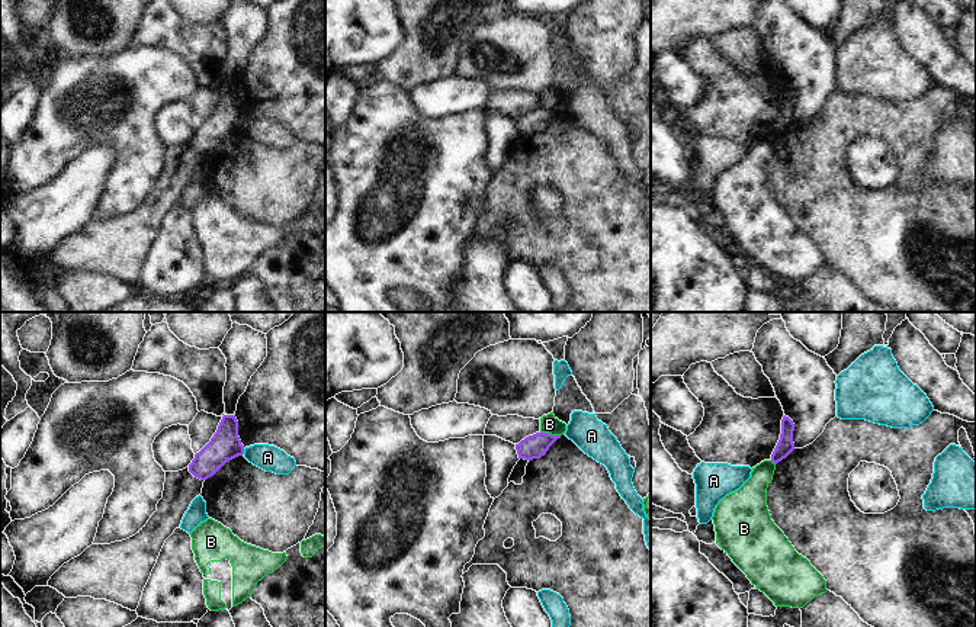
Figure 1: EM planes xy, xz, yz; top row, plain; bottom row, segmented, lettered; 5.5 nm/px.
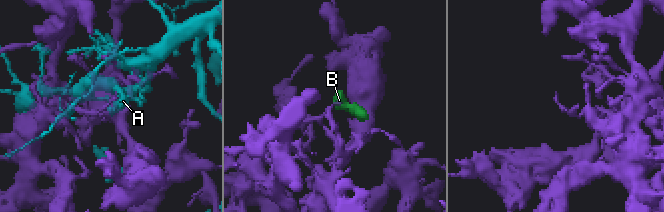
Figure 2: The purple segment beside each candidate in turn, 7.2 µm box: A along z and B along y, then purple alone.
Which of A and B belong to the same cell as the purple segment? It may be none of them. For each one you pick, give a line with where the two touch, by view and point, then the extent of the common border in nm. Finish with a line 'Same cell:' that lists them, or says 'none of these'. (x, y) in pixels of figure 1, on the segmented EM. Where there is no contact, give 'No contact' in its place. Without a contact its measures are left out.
Same cell: none of these.

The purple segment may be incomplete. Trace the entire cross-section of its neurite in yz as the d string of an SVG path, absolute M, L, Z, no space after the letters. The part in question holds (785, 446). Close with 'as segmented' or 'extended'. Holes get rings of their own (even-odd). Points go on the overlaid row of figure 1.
M784 415L781 419L780 440L771 454L771 462L774 464L786 459L794 450L793 431L794 431L793 421Z; as segmented

